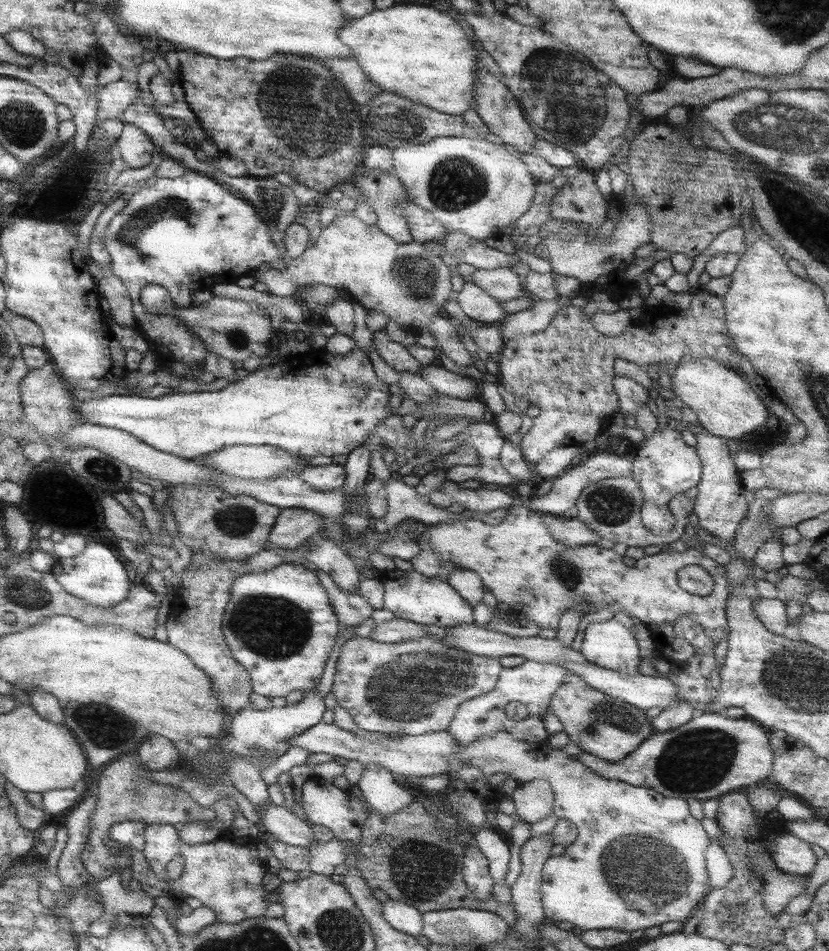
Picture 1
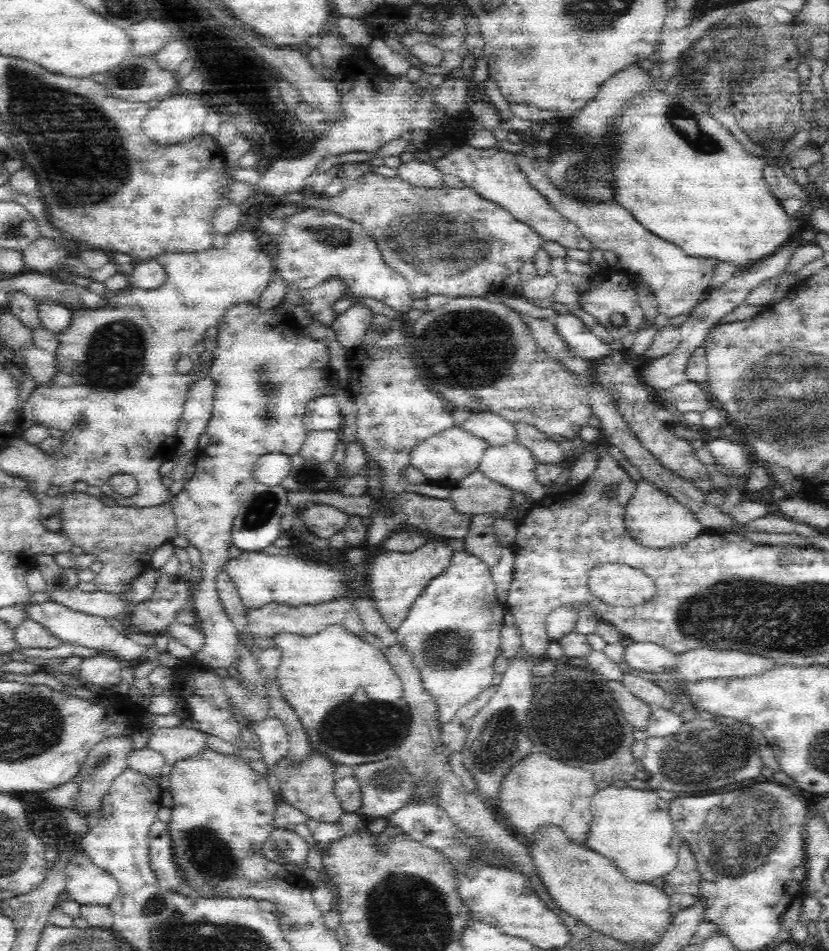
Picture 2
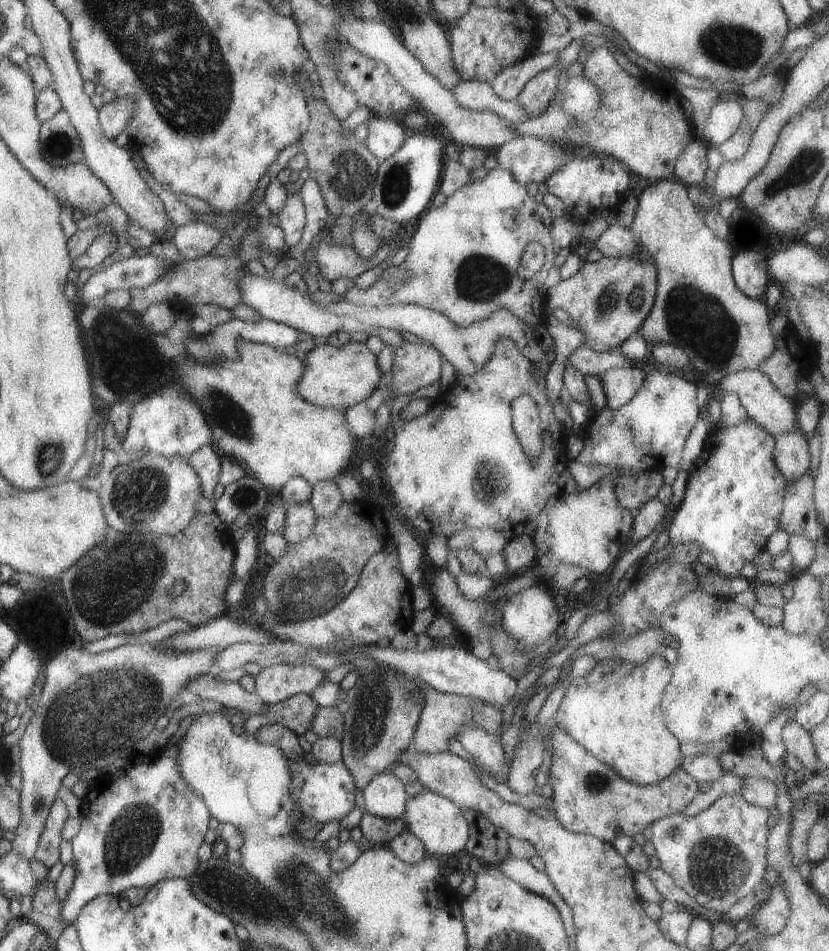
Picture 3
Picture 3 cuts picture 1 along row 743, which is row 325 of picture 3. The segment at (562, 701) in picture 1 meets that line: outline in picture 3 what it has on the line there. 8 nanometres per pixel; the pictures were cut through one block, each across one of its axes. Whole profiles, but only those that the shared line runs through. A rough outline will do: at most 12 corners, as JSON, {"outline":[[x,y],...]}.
{"outline":[[651,256],[585,260],[546,290],[583,345],[616,350],[643,324]]}

